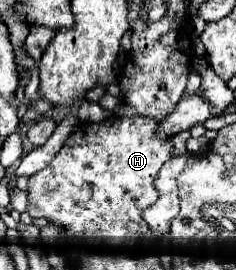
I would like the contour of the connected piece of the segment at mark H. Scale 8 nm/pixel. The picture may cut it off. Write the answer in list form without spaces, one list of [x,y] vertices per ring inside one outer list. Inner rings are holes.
[[[108,117],[100,123],[82,123],[64,141],[50,165],[28,179],[28,213],[34,219],[48,219],[74,239],[150,239],[148,225],[140,213],[156,201],[152,181],[172,155],[172,141],[156,137],[158,121],[152,117]]]

